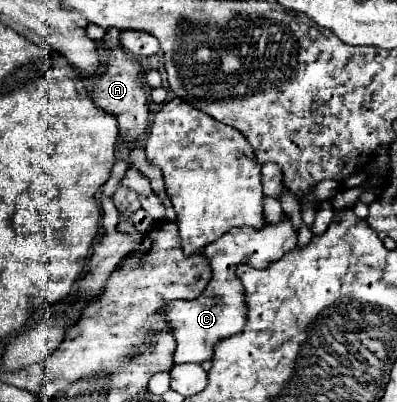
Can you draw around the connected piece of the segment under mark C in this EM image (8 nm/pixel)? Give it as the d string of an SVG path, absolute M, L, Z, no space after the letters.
M284 218L280 224L266 224L260 230L254 228L240 228L230 234L224 234L206 250L202 250L202 256L208 258L212 276L204 288L204 292L194 300L174 300L170 306L164 306L162 314L166 316L168 328L176 338L176 364L184 362L196 362L202 364L204 360L212 358L212 350L218 340L236 334L246 324L244 316L244 298L238 292L238 276L236 266L248 264L258 270L270 266L272 262L278 262L278 258L284 258L286 252L294 250L296 246L296 230L292 228L290 218Z

